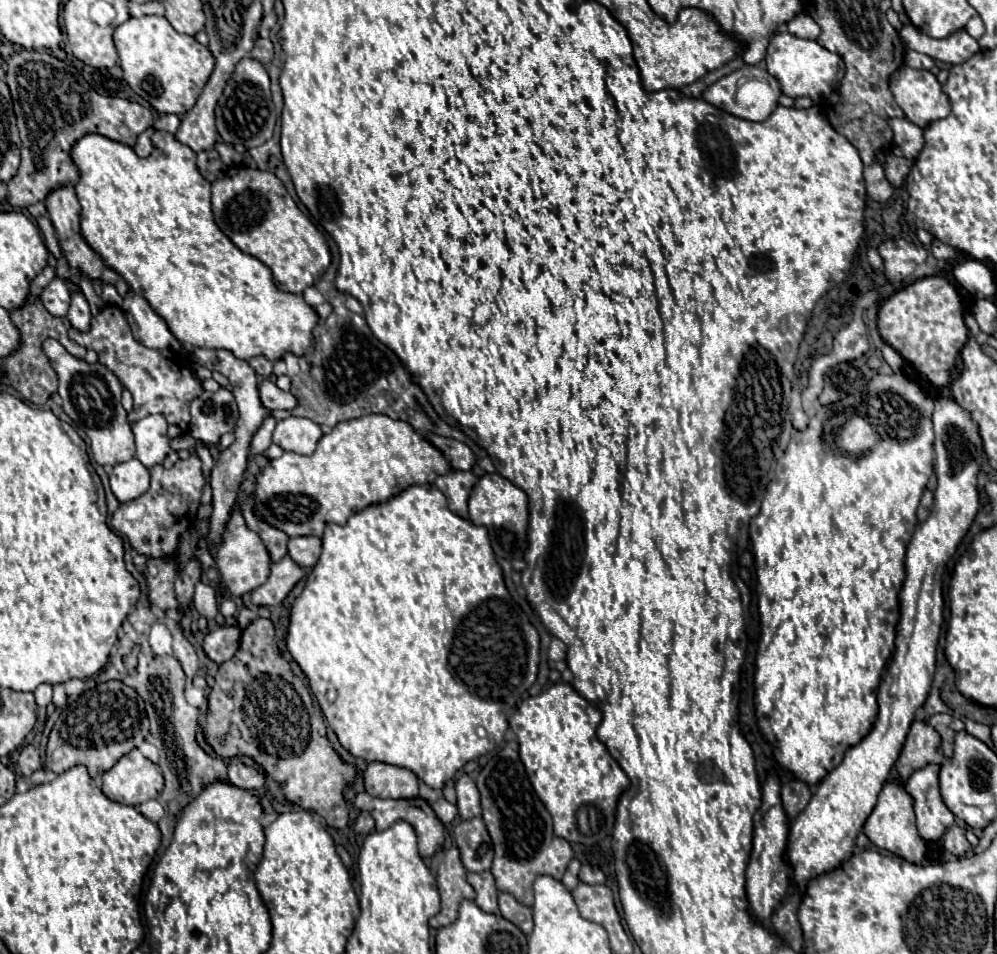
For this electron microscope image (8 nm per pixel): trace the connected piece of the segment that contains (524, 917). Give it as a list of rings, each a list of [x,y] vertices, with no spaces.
[[[500,893],[498,895],[498,905],[500,905],[500,913],[508,921],[512,921],[516,927],[520,927],[526,935],[532,933],[532,909],[528,905],[520,903],[510,893]]]

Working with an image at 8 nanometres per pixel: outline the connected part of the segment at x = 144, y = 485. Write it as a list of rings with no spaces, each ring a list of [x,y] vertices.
[[[134,457],[126,463],[114,465],[114,471],[110,473],[110,487],[112,493],[120,503],[132,501],[148,491],[150,485],[150,471]]]

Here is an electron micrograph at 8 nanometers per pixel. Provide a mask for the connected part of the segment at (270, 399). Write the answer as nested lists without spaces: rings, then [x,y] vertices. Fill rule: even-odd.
[[[268,379],[262,381],[262,385],[260,385],[260,401],[270,411],[274,411],[274,409],[292,411],[298,405],[298,399],[292,393],[286,393],[286,391],[278,389],[276,383],[272,383]]]

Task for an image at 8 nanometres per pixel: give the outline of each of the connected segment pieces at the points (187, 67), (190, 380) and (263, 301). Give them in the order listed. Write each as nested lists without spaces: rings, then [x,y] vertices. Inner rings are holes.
[[[146,15],[140,19],[130,17],[126,23],[118,25],[114,31],[114,45],[120,55],[126,83],[158,113],[188,113],[198,101],[216,63],[208,47],[200,45],[190,35],[180,35],[166,17],[158,15]]]
[[[108,305],[104,307],[98,317],[92,319],[90,331],[80,333],[78,329],[70,329],[70,337],[80,343],[86,349],[94,349],[98,353],[98,361],[104,363],[108,369],[112,369],[122,385],[132,393],[134,397],[134,409],[128,415],[128,421],[134,423],[146,413],[160,413],[168,421],[168,435],[178,437],[188,431],[190,423],[190,401],[196,399],[200,393],[204,393],[202,381],[194,377],[190,367],[182,359],[168,359],[168,355],[160,349],[148,349],[142,343],[138,343],[132,337],[132,331],[128,327],[128,321],[120,307]]]
[[[156,131],[154,137],[152,137],[152,143],[156,143],[154,151],[150,157],[146,159],[140,159],[132,147],[128,145],[122,145],[122,143],[116,143],[108,137],[100,137],[100,135],[86,135],[82,137],[74,147],[72,147],[72,161],[78,165],[80,169],[80,181],[74,185],[76,189],[76,195],[80,199],[80,227],[82,227],[82,235],[84,239],[88,241],[88,245],[104,259],[104,263],[108,267],[112,267],[116,273],[122,275],[122,279],[126,279],[126,283],[138,293],[142,295],[150,305],[152,309],[156,309],[156,313],[166,321],[168,329],[172,331],[172,335],[182,343],[182,345],[190,345],[190,347],[206,347],[206,349],[228,349],[234,353],[234,357],[238,359],[252,359],[252,357],[266,357],[268,361],[278,361],[282,359],[286,353],[294,353],[296,357],[302,357],[304,353],[308,353],[314,345],[314,327],[318,325],[318,313],[314,311],[314,307],[310,307],[302,295],[294,295],[294,293],[286,293],[286,291],[280,291],[274,281],[272,281],[272,273],[270,269],[258,261],[256,257],[252,255],[246,255],[242,253],[220,229],[218,225],[214,223],[214,215],[212,215],[212,205],[210,205],[210,183],[198,173],[196,169],[196,153],[178,143],[174,139],[172,133],[166,133],[166,131]]]

